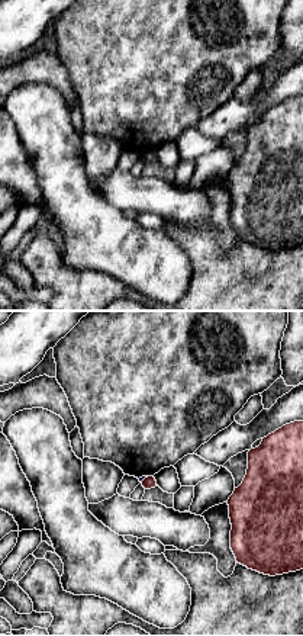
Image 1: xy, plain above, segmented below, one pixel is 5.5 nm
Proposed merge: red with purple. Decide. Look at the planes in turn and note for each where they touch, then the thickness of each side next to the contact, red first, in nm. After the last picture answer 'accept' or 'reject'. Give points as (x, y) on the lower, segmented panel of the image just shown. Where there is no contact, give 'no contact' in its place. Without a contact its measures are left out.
contact (144, 479); calibres 70 and 20 nm

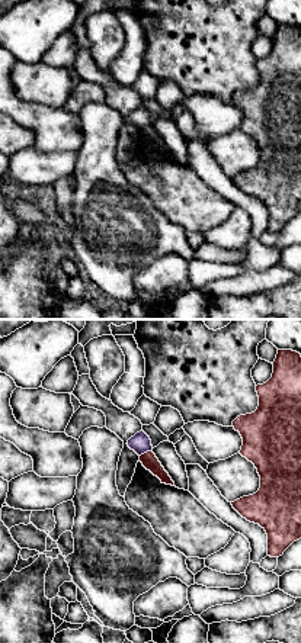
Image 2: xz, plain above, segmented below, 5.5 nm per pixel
contact (144, 453); calibres 90 and 110 nm

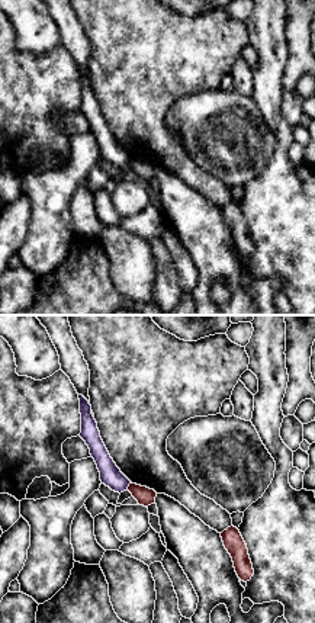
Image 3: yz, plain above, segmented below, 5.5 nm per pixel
contact (129, 485); calibres 100 and 120 nm

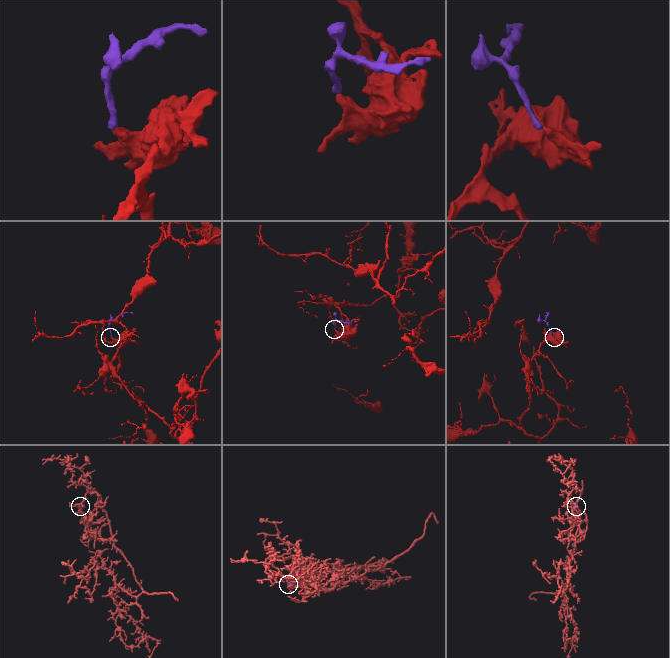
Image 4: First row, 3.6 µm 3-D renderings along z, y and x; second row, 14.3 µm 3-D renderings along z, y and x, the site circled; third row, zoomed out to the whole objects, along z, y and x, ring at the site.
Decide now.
reject

